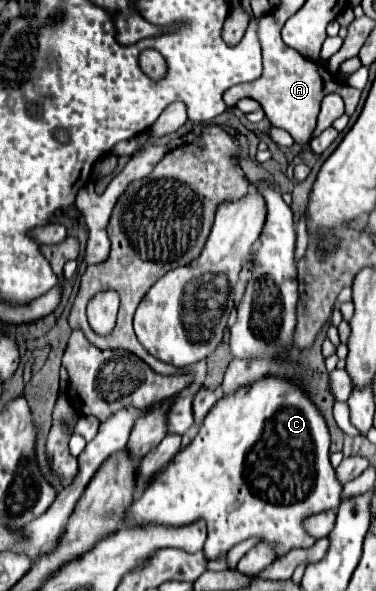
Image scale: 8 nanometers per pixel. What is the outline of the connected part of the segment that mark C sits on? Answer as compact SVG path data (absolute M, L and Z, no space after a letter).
M263 378L239 388L233 396L217 400L193 442L183 448L171 464L155 474L145 492L125 510L125 528L181 528L205 520L207 560L225 556L235 544L247 538L257 538L259 542L269 544L275 556L281 558L293 548L311 548L317 542L303 528L303 522L313 514L337 508L341 490L343 486L329 462L329 430L319 410L295 384L281 378Z

